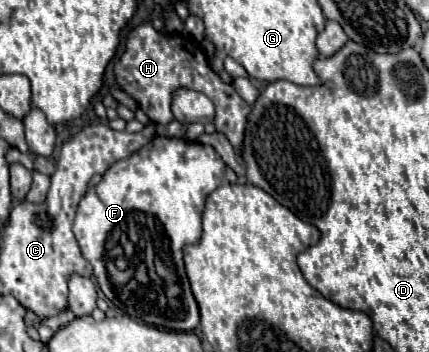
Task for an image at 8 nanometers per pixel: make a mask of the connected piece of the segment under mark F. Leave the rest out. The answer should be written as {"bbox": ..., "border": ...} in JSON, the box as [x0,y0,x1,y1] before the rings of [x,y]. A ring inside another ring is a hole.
{"bbox":[73,136,225,330],"border":[[[155,136],[129,158],[115,162],[103,174],[101,182],[87,190],[77,208],[73,234],[83,256],[91,262],[97,284],[107,300],[129,316],[157,328],[193,330],[199,324],[199,308],[183,268],[183,246],[197,242],[201,236],[201,210],[205,198],[221,184],[223,172],[225,162],[211,146],[183,138]]]}

